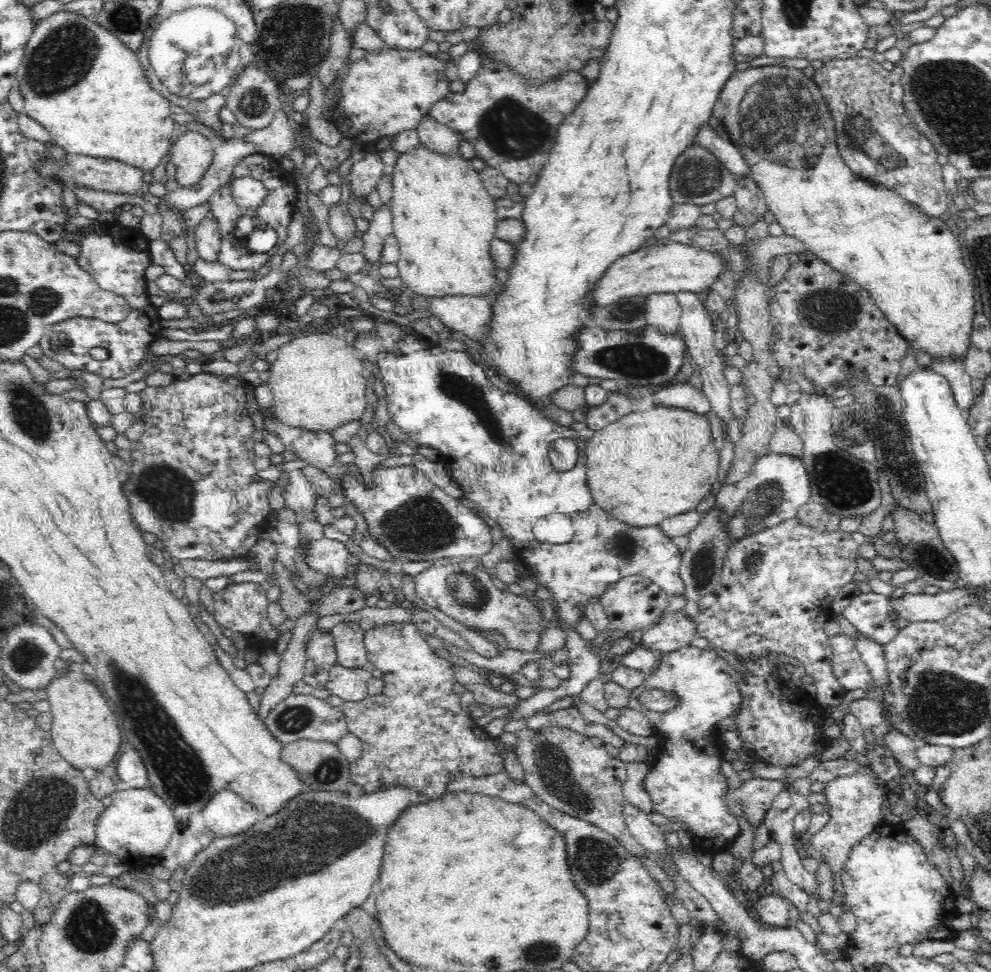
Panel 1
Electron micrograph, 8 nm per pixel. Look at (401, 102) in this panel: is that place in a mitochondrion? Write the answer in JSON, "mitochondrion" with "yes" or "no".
{"mitochondrion":"no"}

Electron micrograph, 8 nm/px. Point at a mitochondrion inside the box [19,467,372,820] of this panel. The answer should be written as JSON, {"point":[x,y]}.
{"point":[184,779]}

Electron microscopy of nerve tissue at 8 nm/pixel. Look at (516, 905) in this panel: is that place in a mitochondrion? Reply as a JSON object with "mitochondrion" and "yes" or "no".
{"mitochondrion":"no"}

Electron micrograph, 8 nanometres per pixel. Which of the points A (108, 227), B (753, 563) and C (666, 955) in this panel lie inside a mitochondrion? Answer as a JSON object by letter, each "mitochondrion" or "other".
{"A":"other","B":"mitochondrion","C":"other"}

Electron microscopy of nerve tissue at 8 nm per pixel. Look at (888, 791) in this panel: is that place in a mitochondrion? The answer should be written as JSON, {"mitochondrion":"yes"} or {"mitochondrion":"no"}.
{"mitochondrion":"no"}

